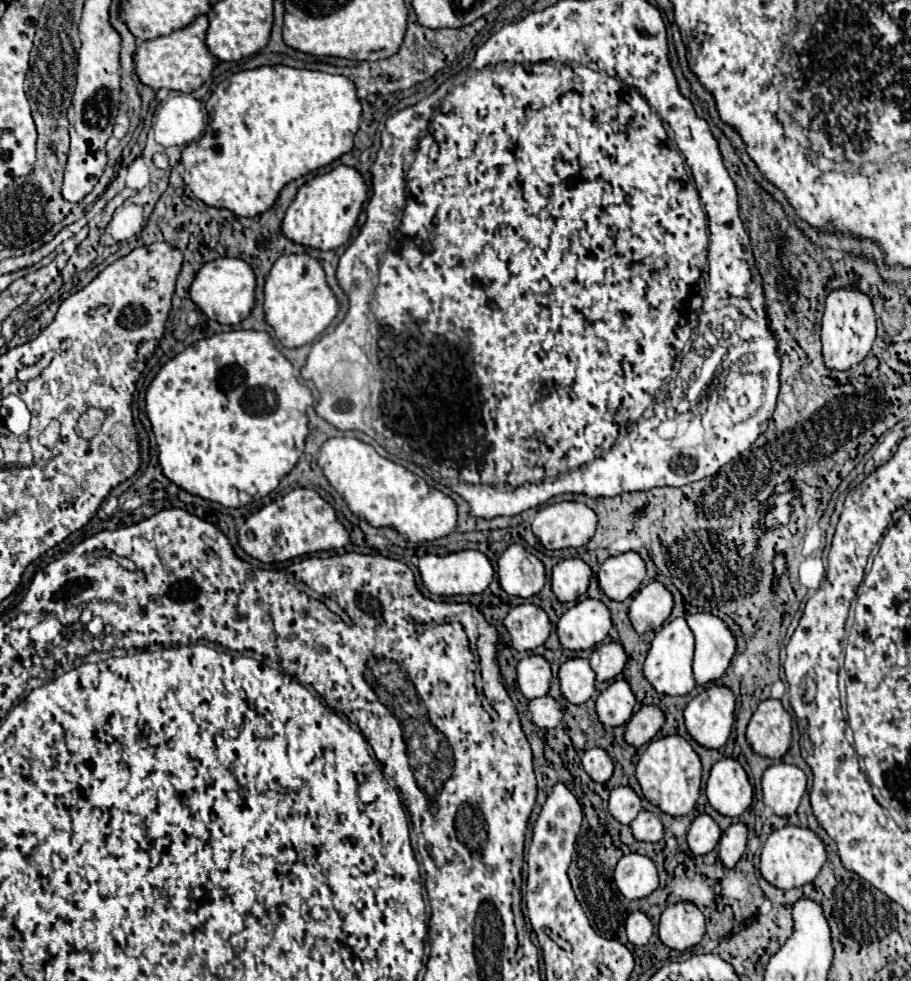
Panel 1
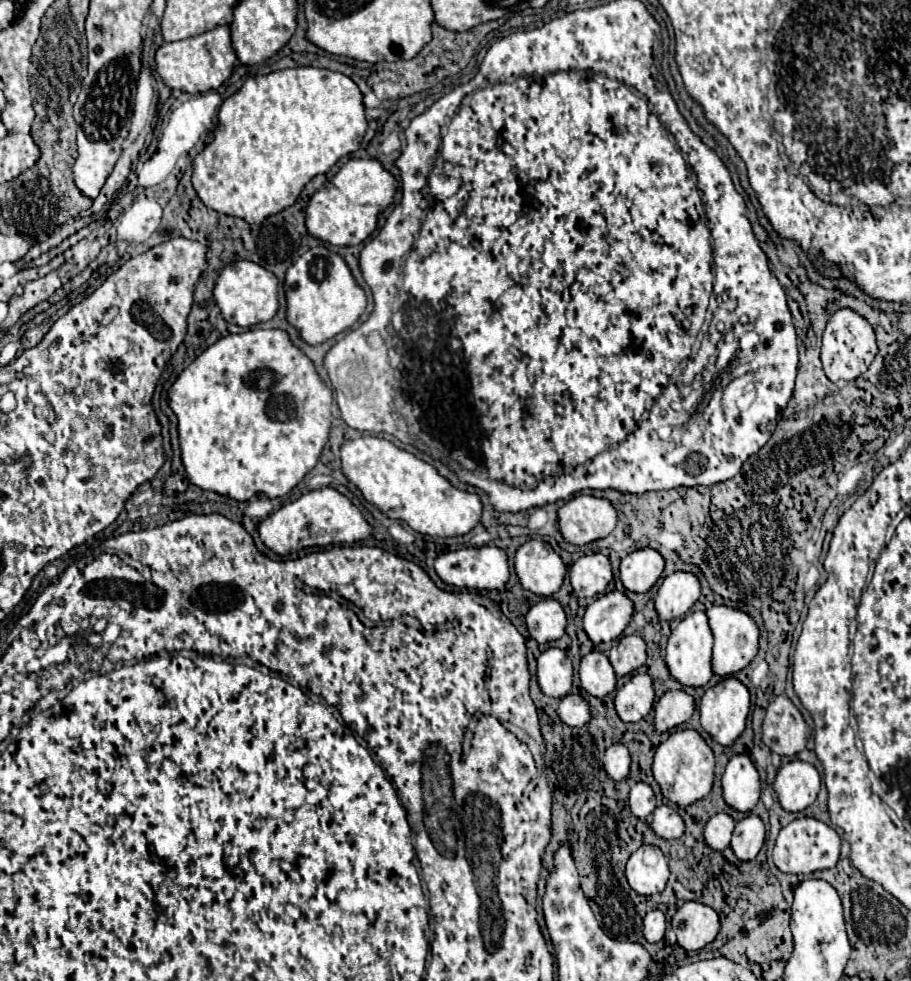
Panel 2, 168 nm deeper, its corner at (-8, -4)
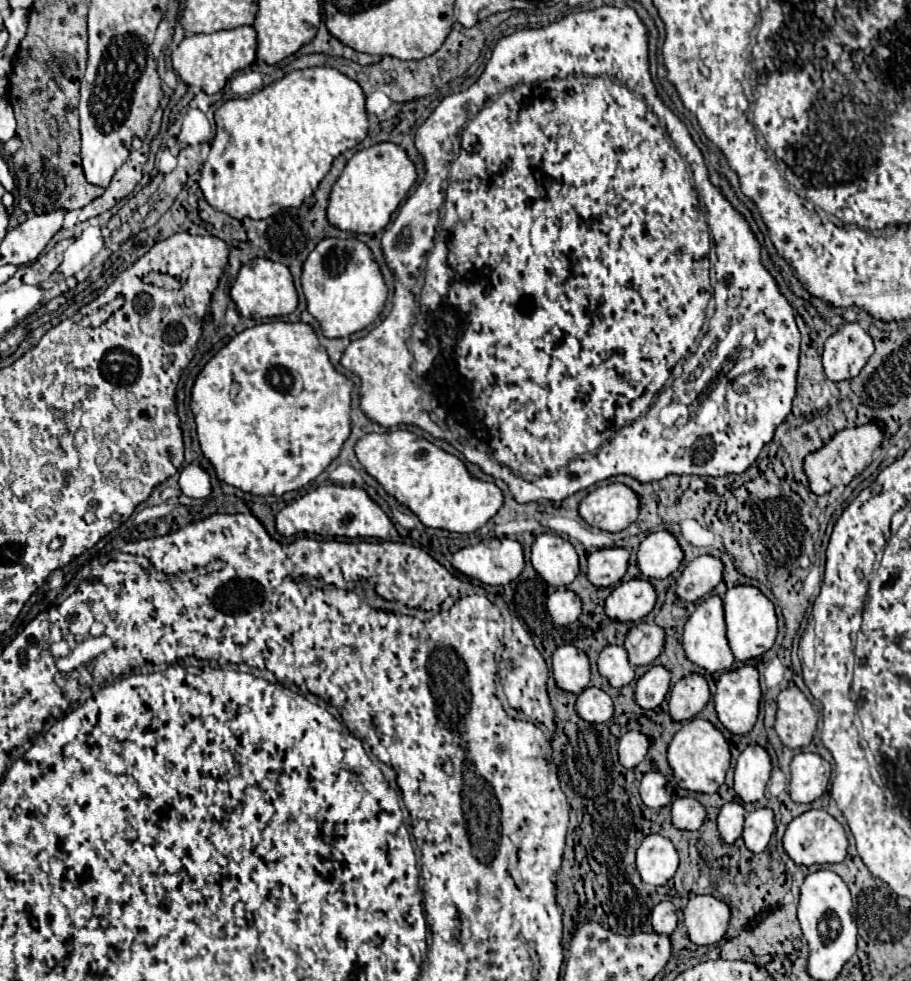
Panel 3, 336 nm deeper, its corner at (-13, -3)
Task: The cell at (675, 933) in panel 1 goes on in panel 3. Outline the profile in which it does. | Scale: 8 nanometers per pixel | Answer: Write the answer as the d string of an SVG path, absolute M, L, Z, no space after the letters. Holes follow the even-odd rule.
M696 895L684 909L684 925L690 941L696 945L718 943L724 937L728 923L730 907L712 895Z

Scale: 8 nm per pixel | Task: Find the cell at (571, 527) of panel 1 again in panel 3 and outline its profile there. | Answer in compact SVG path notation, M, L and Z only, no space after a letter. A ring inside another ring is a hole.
M610 483L588 493L580 503L580 515L592 527L622 531L636 521L640 497L624 483Z

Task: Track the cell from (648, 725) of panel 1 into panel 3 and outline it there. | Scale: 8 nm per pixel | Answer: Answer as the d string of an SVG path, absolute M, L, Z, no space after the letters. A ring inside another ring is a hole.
M700 673L682 677L670 693L670 715L676 721L696 717L710 699L710 687Z

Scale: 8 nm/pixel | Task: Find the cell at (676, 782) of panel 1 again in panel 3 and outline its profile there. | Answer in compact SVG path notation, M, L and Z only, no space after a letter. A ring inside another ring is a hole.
M692 719L688 721L672 739L668 747L668 763L674 771L674 777L680 787L696 793L716 793L718 787L724 783L726 771L730 769L730 745L724 739L722 731L716 729L706 719Z

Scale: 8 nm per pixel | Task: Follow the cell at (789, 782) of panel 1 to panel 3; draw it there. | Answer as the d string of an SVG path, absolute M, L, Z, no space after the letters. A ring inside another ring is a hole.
M808 751L794 755L790 763L790 771L792 771L790 797L792 801L802 805L808 805L814 799L822 797L832 773L830 763L824 757Z

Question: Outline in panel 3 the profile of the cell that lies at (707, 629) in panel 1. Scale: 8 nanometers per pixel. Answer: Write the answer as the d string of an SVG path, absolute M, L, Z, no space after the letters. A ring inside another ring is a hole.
M736 585L724 595L724 611L726 611L726 629L730 649L736 661L748 661L766 653L778 635L778 617L774 611L774 603L752 585Z

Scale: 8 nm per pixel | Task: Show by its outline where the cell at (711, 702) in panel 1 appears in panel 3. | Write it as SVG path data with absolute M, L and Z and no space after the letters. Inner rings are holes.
M744 665L722 673L716 683L716 713L722 725L736 735L746 735L756 719L760 707L760 675L754 665Z

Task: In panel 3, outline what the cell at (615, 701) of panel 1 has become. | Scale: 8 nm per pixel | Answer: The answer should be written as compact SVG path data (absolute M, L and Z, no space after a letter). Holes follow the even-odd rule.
M662 665L650 667L636 683L636 703L642 709L658 707L670 689L670 671Z

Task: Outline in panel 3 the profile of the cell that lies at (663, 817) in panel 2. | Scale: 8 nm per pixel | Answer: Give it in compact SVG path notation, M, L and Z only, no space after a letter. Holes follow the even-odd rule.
M680 797L672 803L672 823L678 829L696 831L706 819L706 809L698 799L692 797Z

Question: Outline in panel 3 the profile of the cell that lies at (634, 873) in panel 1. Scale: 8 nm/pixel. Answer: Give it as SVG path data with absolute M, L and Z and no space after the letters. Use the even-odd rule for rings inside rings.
M658 833L648 835L636 851L636 867L644 883L666 885L678 867L678 853L672 841Z

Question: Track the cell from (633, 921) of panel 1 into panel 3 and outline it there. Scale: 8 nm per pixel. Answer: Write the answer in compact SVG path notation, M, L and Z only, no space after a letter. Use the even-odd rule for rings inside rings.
M662 901L654 907L652 927L656 933L670 935L676 929L676 923L678 923L678 915L676 915L676 907L672 905L672 901Z

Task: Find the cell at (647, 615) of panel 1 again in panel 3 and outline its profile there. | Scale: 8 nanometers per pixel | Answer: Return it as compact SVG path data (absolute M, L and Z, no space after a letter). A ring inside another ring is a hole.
M700 555L690 561L678 579L678 597L684 601L698 601L708 595L722 581L724 563L712 555Z

